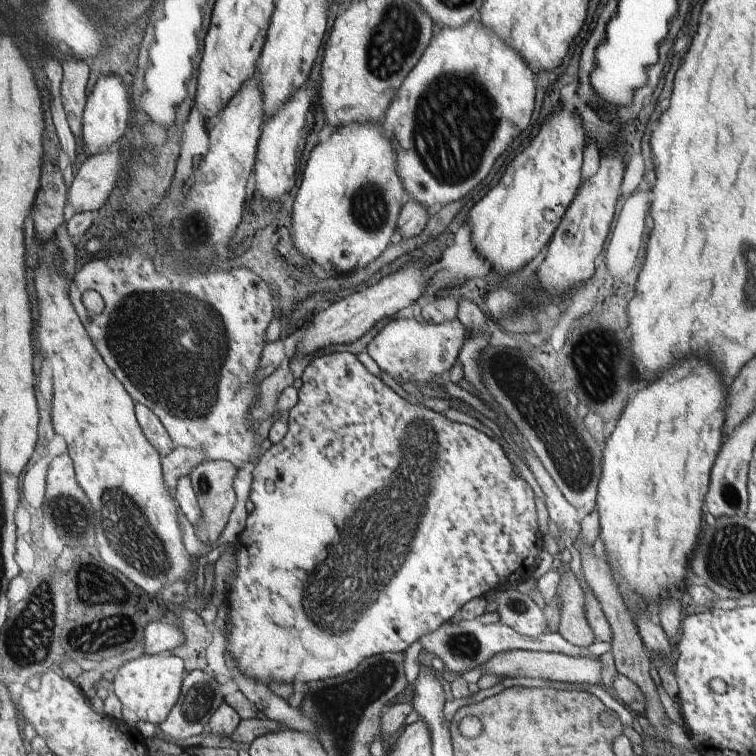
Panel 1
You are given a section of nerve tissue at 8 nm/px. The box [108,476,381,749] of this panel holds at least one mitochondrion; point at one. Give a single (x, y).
(198, 701)

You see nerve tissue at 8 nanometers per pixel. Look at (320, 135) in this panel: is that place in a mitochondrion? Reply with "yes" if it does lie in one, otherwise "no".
no

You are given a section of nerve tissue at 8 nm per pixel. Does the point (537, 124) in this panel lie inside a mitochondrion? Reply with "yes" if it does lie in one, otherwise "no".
no

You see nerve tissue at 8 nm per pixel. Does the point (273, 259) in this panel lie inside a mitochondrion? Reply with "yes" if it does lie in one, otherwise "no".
no

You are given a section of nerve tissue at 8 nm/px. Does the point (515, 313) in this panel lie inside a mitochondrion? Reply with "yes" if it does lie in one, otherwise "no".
yes

